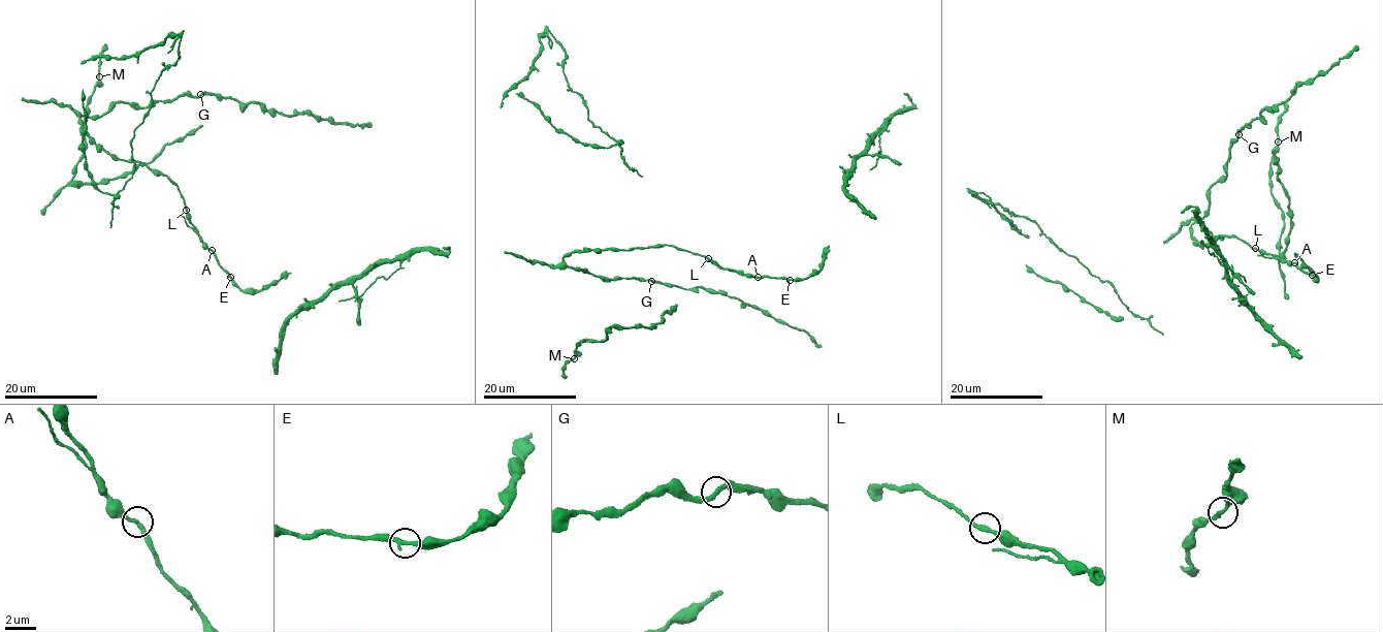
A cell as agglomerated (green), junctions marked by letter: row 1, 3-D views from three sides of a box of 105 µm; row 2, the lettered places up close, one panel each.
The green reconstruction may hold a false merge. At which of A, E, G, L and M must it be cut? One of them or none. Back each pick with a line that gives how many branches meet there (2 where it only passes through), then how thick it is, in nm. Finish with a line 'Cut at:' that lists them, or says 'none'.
Cut at: none

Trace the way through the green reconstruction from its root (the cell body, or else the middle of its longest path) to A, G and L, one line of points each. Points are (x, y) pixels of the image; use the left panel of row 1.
A: (96, 144), (118, 158), (142, 163), (170, 178), (179, 188), (191, 223), (212, 250)
G: (96, 144), (84, 128), (81, 116), (99, 117), (121, 102), (143, 108), (159, 101), (200, 94)
L: (96, 144), (118, 158), (142, 163), (170, 178), (178, 186), (186, 210)

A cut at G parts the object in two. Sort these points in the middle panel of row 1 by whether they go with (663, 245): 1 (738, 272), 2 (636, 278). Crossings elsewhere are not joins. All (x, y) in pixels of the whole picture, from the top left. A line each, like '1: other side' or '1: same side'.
1: same side
2: same side

